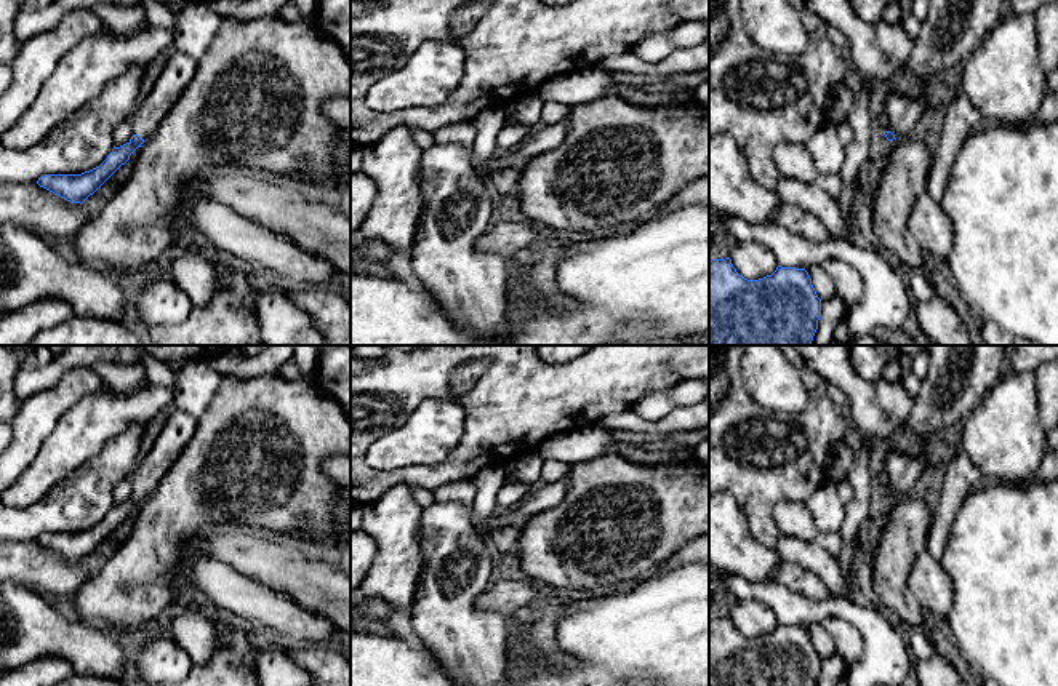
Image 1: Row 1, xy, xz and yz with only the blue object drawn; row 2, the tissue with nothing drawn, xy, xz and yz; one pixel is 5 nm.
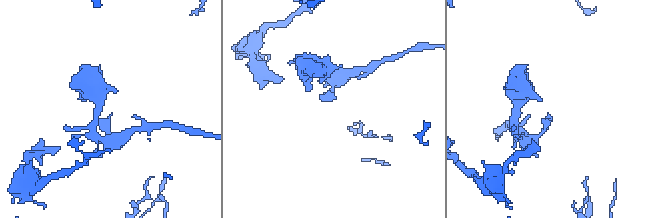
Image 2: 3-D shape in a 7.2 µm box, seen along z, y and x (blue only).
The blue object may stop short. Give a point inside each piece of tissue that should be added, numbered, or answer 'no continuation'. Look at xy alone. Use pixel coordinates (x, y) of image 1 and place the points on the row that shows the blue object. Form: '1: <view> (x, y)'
1: xy (178, 71)

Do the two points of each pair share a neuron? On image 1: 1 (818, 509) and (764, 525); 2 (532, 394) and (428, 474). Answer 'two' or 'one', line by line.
1: two
2: one

